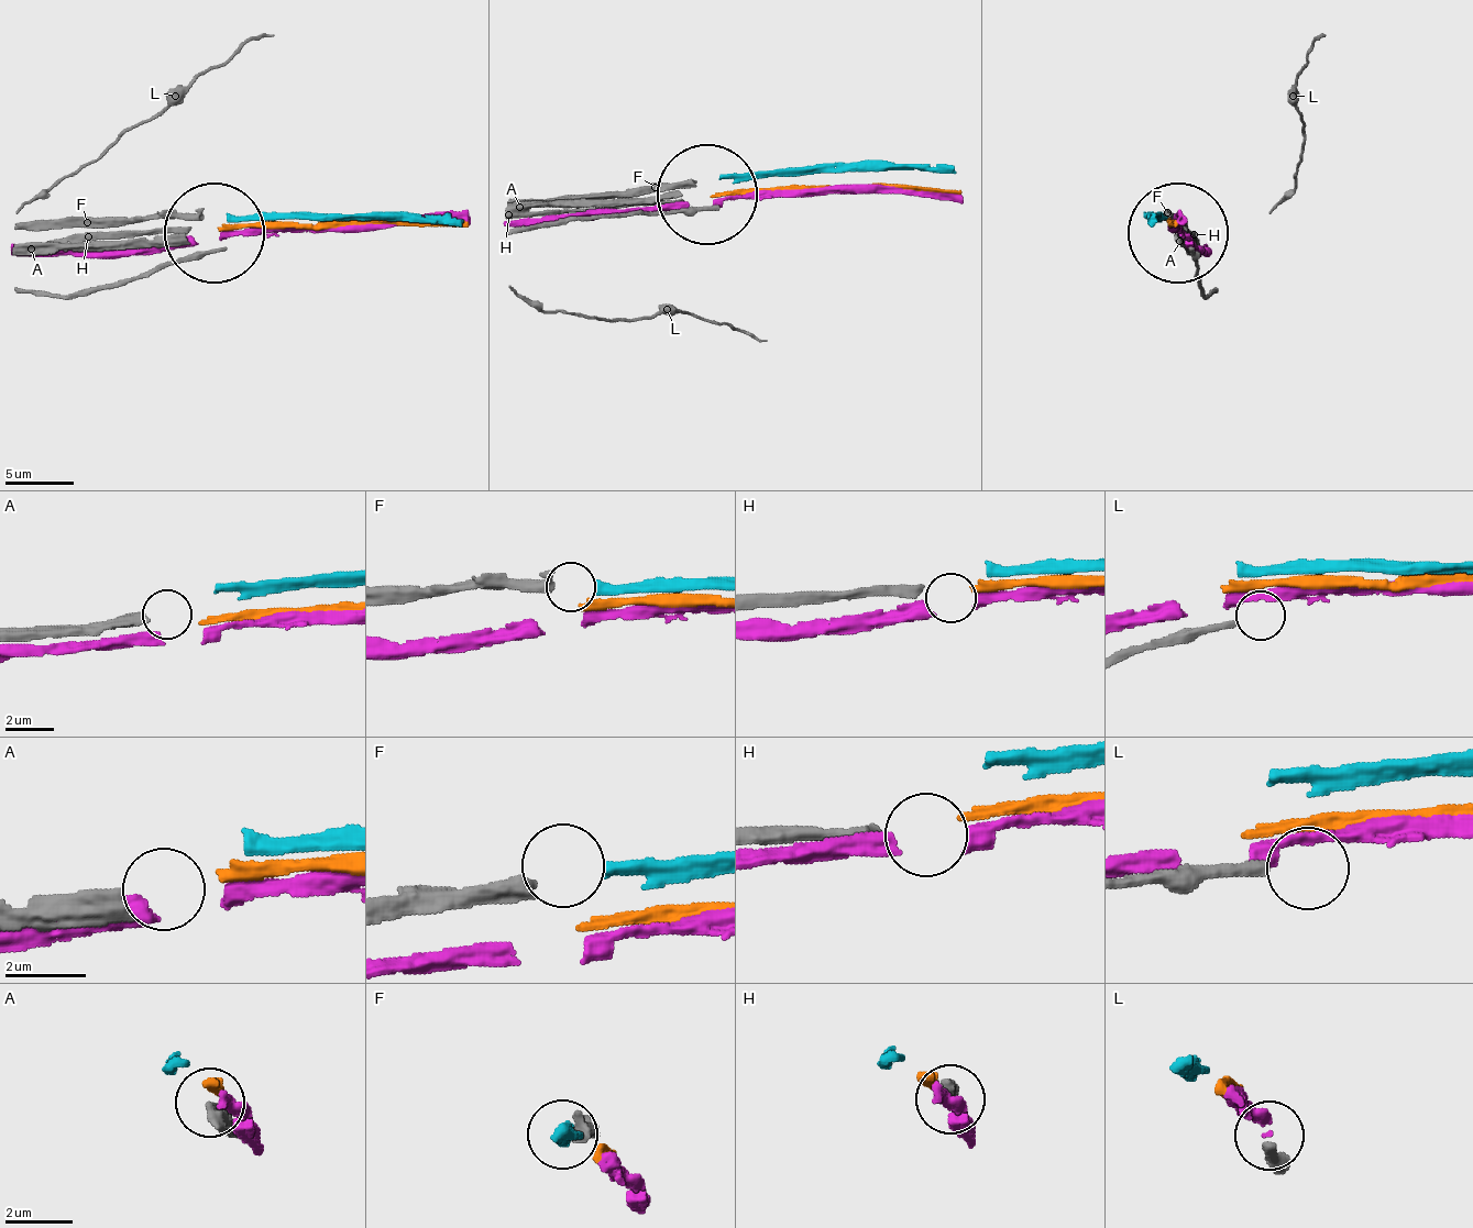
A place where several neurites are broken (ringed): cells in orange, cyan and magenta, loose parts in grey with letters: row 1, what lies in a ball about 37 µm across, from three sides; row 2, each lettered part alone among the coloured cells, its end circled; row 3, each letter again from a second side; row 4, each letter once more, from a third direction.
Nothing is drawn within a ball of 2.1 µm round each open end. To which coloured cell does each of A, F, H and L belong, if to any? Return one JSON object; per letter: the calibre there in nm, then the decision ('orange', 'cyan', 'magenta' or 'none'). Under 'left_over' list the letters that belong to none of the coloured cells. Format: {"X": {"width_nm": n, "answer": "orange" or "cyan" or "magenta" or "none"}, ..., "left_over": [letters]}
{"A": {"width_nm": 480, "answer": "none"}, "F": {"width_nm": 380, "answer": "cyan"}, "H": {"width_nm": 320, "answer": "orange"}, "L": {"width_nm": 300, "answer": "none"}, "left_over": ["A", "L"]}

